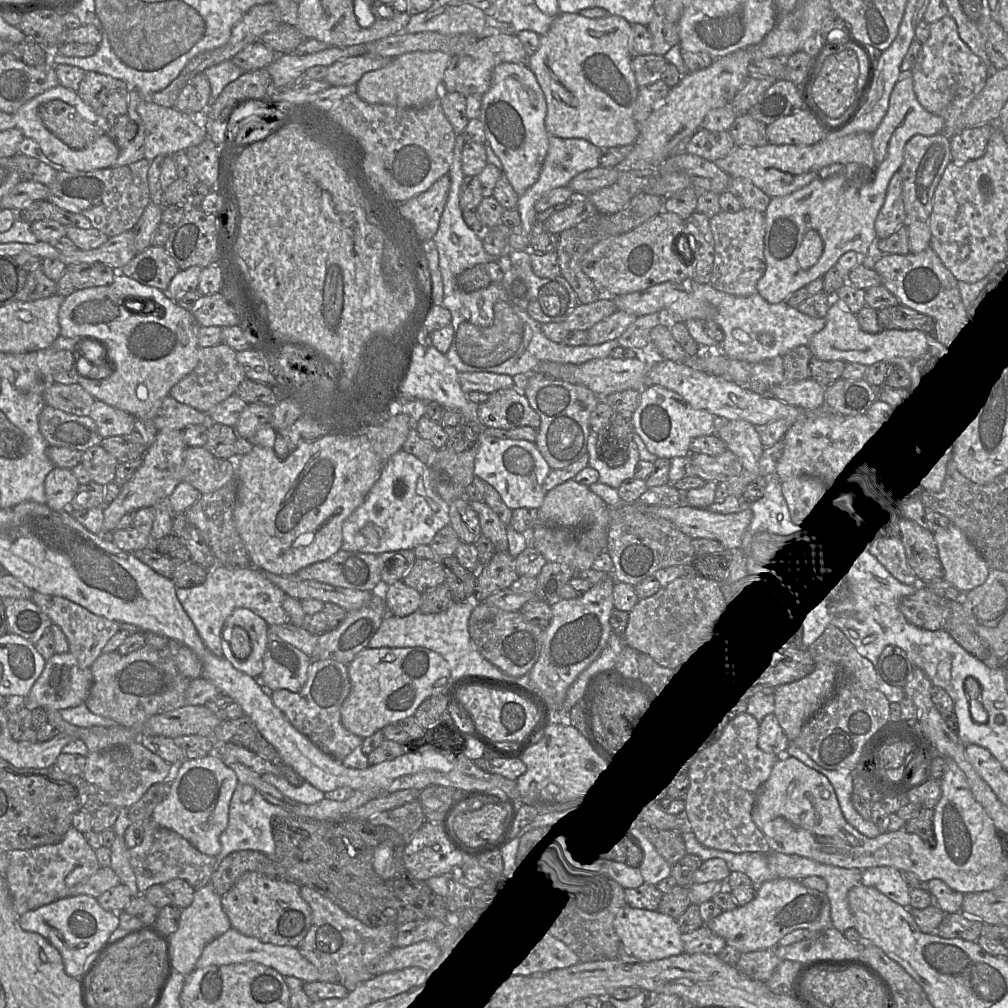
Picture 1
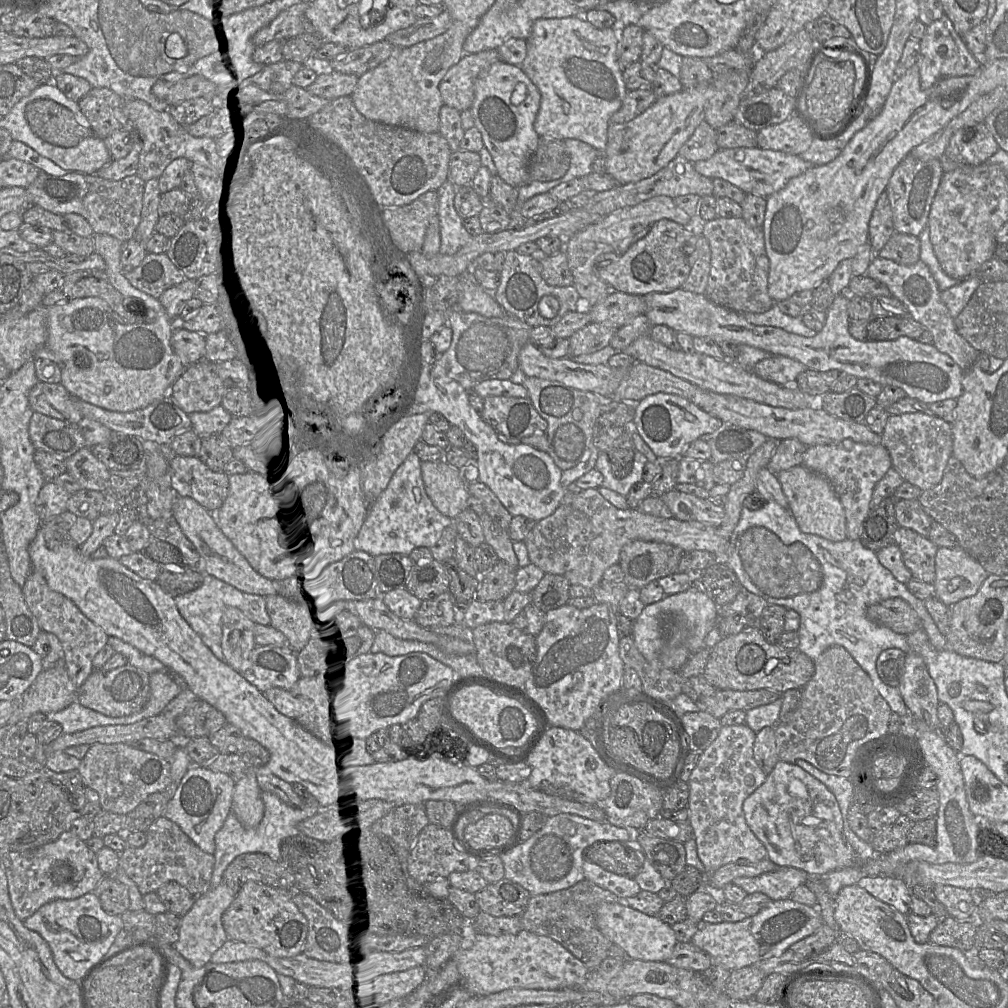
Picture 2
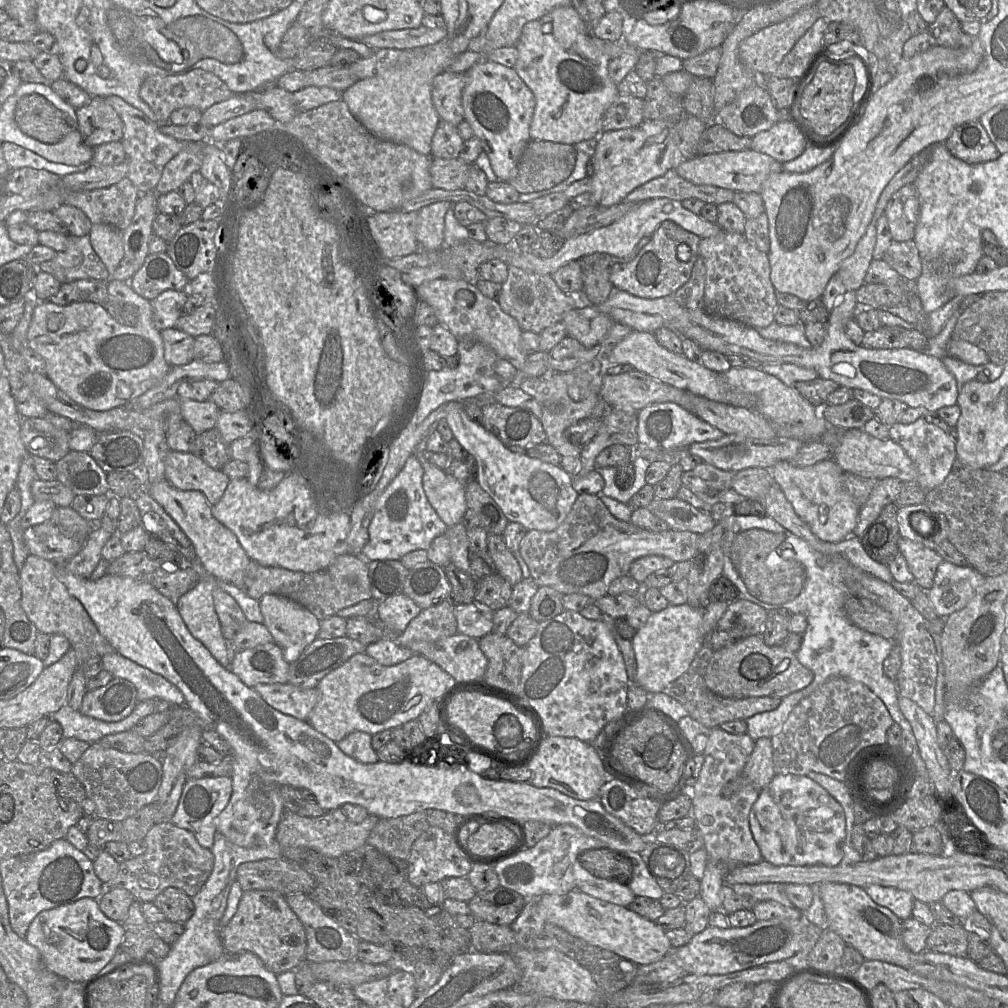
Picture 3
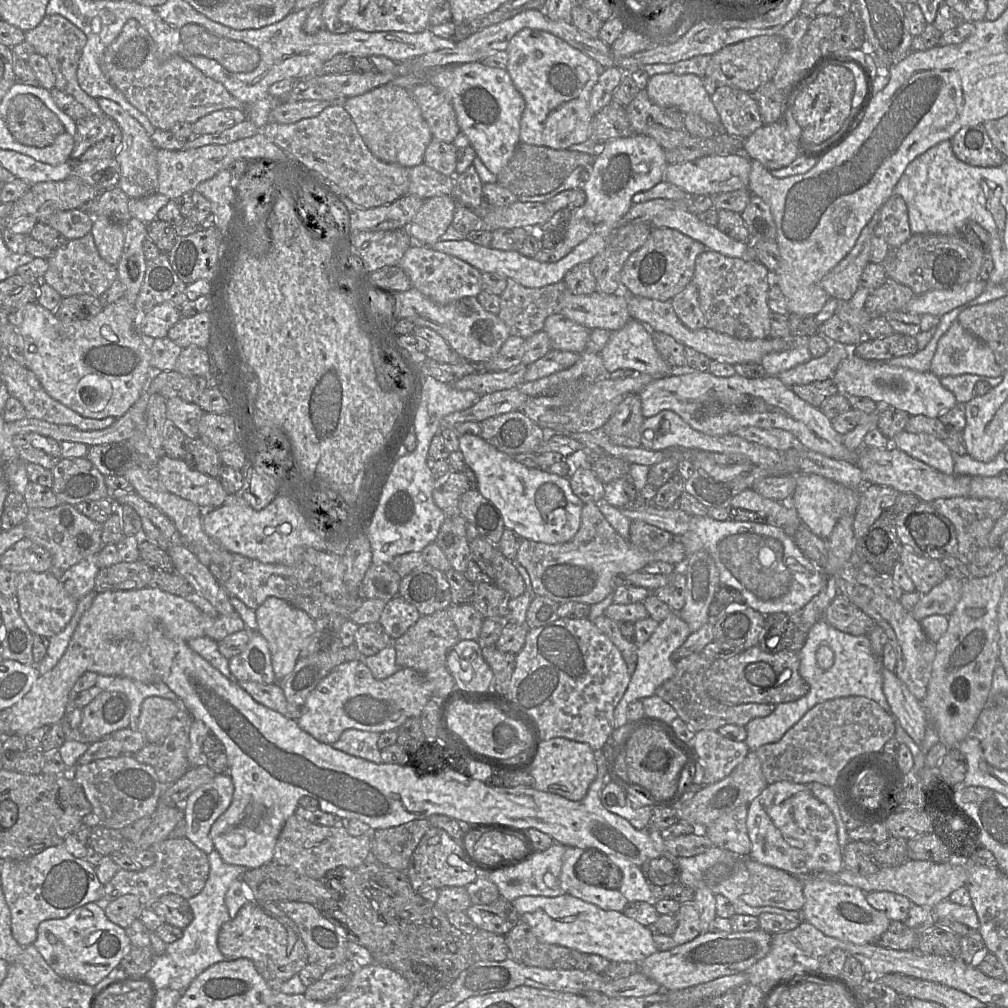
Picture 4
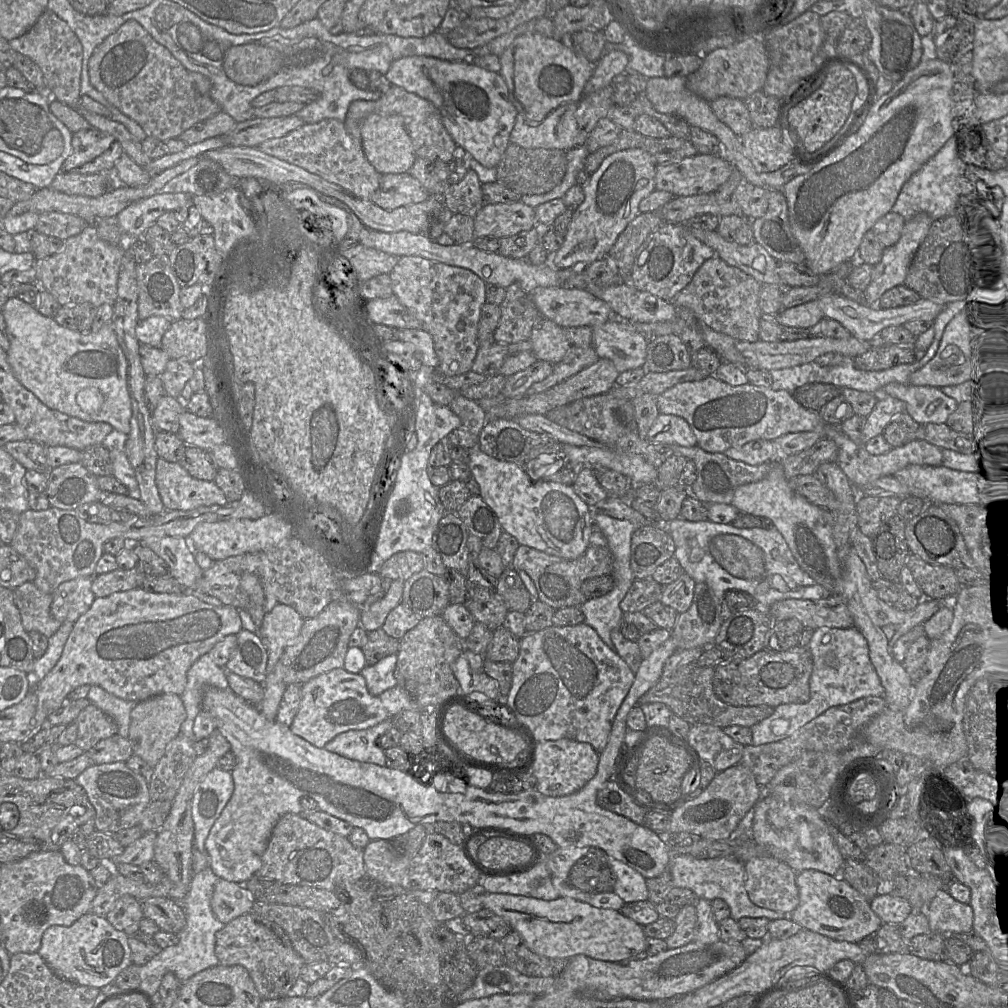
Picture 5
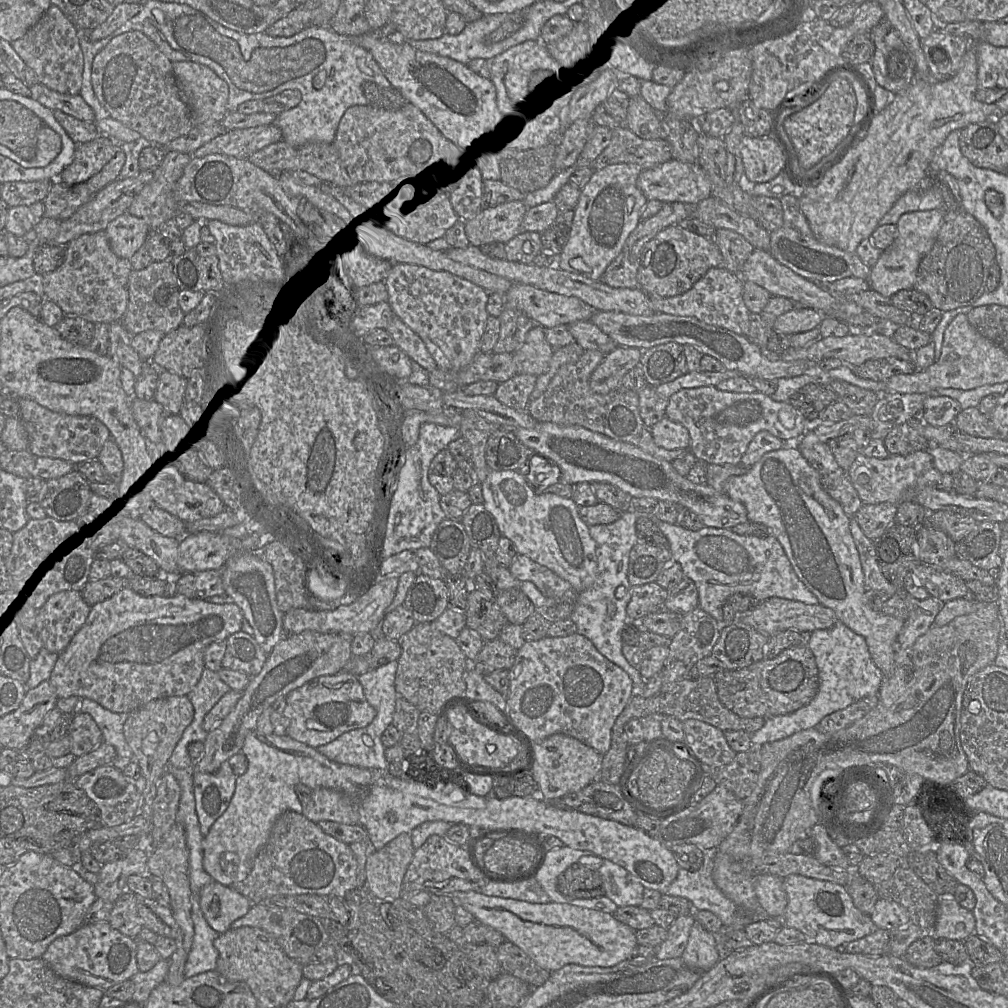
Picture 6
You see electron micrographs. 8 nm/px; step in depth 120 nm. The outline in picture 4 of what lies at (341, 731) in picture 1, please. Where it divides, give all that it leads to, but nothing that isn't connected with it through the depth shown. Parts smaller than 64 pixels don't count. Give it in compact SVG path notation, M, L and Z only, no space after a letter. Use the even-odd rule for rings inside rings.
M238 681L238 684L256 702L289 719L297 721L300 718L302 707L292 705L287 701L283 688L279 683L267 685L253 681Z

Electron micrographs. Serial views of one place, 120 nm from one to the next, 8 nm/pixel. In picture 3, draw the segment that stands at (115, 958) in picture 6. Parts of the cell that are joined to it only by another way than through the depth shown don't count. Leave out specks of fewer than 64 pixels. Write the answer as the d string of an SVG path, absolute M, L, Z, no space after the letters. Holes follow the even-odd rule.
M86 897L41 911L30 923L25 940L39 950L45 966L51 972L62 979L85 984L102 977L101 970L115 956L124 934L122 923L108 918L100 910L97 899Z

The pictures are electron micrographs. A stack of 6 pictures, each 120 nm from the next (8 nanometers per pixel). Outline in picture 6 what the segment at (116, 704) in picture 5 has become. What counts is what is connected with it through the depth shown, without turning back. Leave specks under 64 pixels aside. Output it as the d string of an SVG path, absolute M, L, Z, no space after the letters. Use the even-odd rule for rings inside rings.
M84 698L79 706L80 713L88 713L96 722L103 735L103 743L112 745L117 753L113 765L119 769L134 761L133 753L127 744L123 728L130 714L114 713L97 702Z

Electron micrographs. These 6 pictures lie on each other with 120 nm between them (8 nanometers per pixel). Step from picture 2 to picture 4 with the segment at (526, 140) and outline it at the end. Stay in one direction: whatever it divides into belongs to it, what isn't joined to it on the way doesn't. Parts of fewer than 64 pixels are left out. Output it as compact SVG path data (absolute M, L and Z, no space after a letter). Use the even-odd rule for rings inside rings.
M481 62L435 67L426 75L426 81L433 84L450 100L460 129L469 140L470 146L485 167L496 176L508 164L520 143L520 121L525 108L522 95L515 88L506 69L492 68Z

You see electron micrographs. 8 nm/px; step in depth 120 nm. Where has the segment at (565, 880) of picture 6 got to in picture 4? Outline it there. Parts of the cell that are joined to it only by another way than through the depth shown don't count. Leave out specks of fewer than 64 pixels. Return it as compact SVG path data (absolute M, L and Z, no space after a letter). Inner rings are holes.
M584 849L575 863L575 874L582 882L605 889L618 889L622 883L621 870L603 852Z

